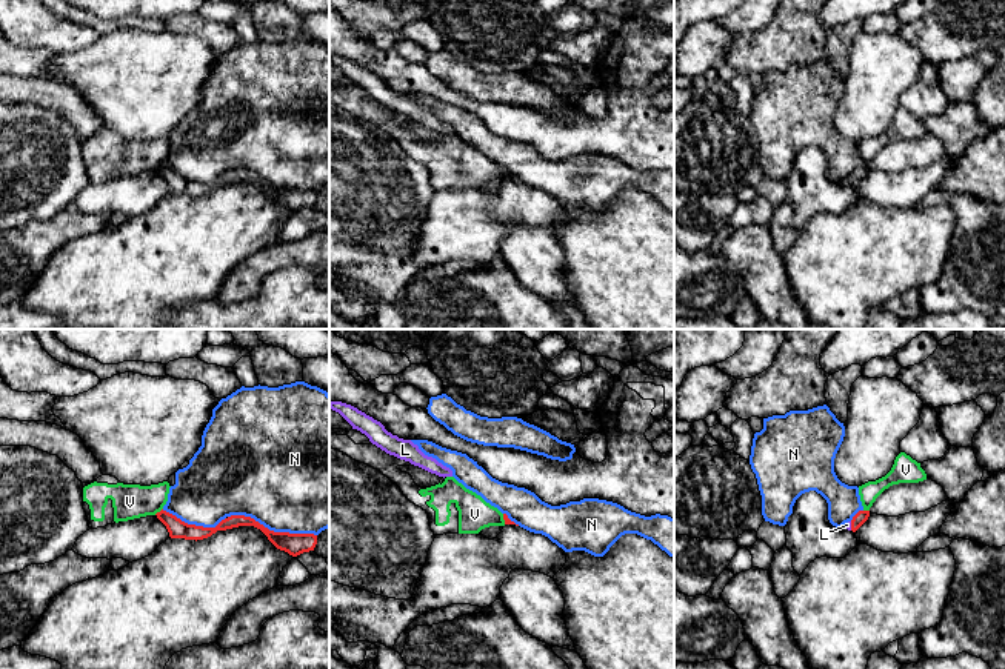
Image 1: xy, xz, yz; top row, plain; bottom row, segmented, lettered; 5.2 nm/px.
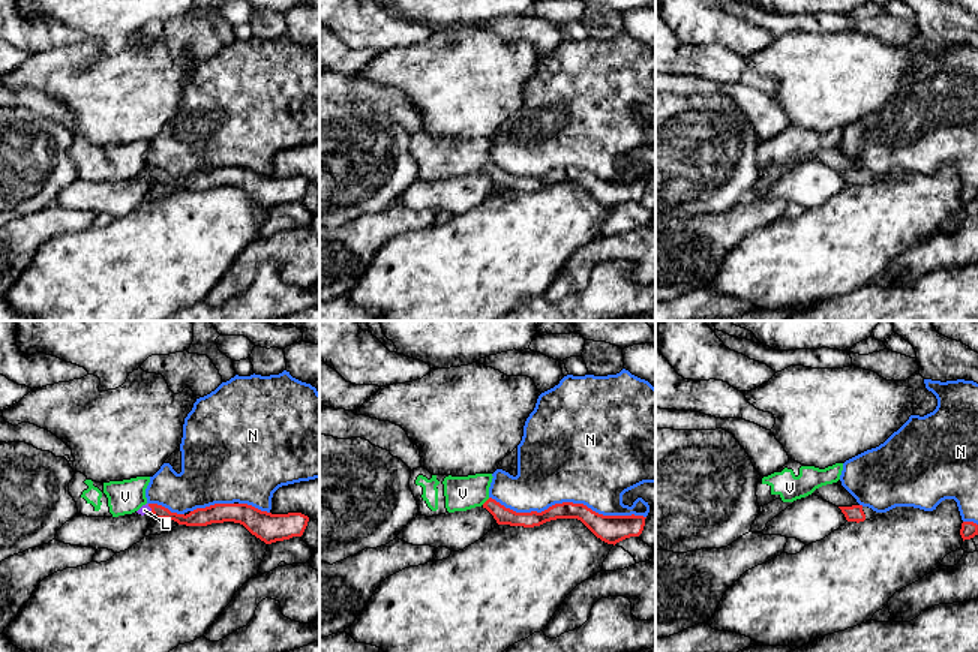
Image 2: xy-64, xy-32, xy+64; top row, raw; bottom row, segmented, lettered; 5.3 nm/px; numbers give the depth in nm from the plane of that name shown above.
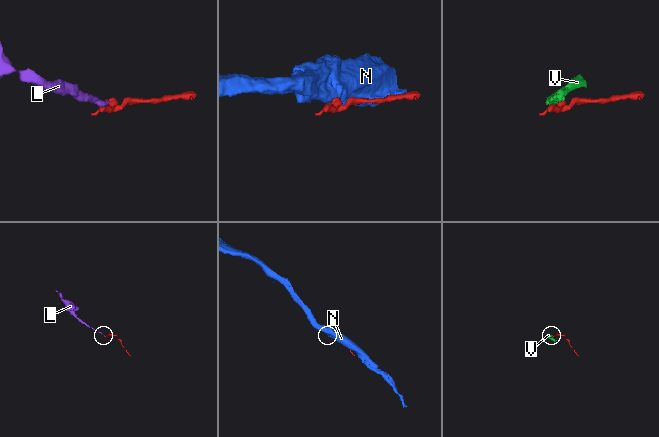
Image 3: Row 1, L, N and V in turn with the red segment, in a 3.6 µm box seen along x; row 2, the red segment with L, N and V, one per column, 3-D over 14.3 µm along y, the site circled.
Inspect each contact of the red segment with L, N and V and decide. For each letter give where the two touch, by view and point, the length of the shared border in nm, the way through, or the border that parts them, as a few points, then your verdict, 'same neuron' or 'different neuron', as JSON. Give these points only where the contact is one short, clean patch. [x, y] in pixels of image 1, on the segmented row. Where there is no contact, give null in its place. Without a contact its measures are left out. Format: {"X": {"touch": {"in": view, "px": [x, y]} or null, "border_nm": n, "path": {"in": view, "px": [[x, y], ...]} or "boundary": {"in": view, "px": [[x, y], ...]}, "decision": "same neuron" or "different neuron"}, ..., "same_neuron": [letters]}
{"L": {"touch": {"in": "yz", "px": [851, 526]}, "border_nm": 50, "path": {"in": "yz", "px": [[861, 517], [851, 526], [847, 525]]}, "decision": "same neuron"}, "N": {"touch": {"in": "xy", "px": [273, 531]}, "border_nm": 480, "decision": "different neuron"}, "V": {"touch": {"in": "xy", "px": [157, 512]}, "border_nm": 60, "boundary": {"in": "xy", "px": [[162, 508], [154, 514]]}, "decision": "different neuron"}, "same_neuron": ["L"]}

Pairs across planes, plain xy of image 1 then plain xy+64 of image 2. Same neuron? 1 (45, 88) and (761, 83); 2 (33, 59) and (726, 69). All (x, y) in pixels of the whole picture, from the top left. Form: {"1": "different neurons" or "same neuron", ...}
{"1": "different neurons", "2": "same neuron"}

